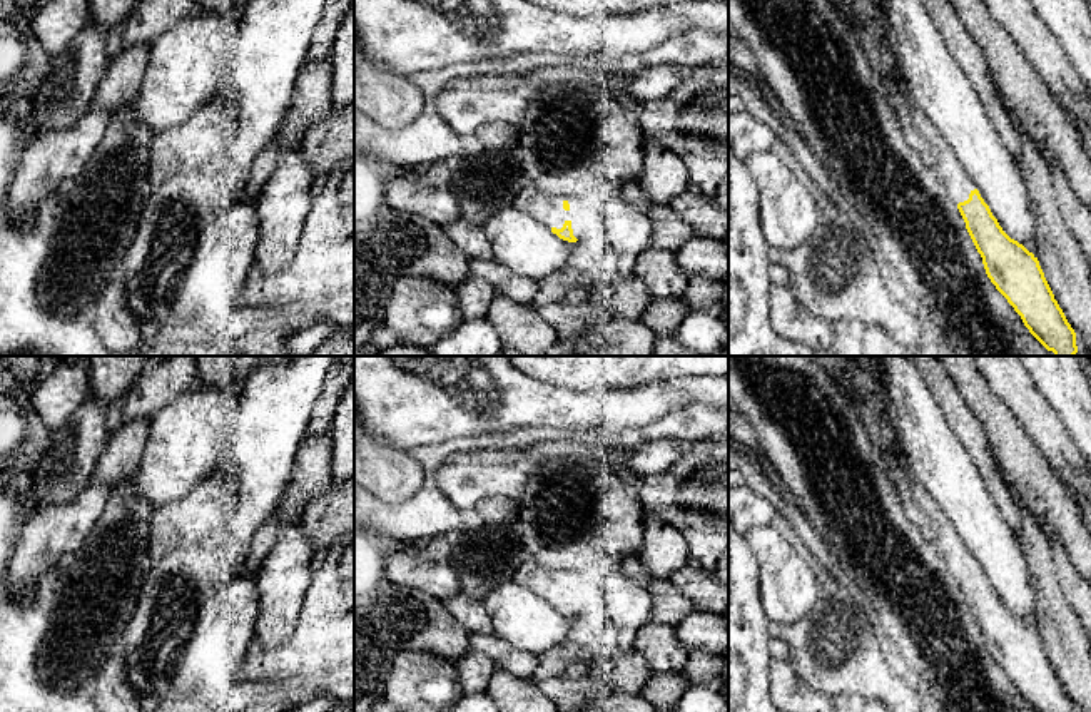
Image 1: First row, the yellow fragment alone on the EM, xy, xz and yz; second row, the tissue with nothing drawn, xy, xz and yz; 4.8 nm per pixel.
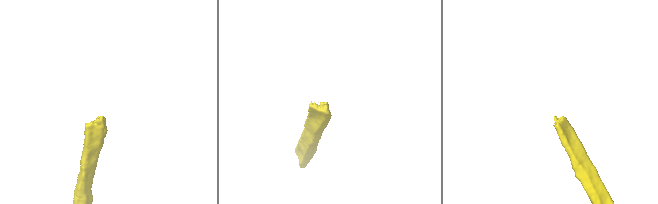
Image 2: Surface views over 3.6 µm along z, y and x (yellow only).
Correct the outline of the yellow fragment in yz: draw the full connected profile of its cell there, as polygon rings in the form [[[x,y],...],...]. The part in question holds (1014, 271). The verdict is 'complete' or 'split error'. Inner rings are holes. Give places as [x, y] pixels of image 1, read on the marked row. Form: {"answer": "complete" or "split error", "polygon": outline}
{"answer": "split error", "polygon": [[[869,0],[849,2],[855,15],[852,32],[882,80],[907,142],[957,206],[987,277],[1048,351],[1074,356],[1076,333],[1054,299],[1038,257],[1002,231],[936,125],[914,104],[907,82],[897,75],[899,58],[885,15]]]}

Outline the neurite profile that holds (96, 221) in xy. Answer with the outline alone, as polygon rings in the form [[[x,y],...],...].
[[[135,102],[117,109],[79,179],[55,206],[52,247],[40,272],[43,303],[55,314],[74,316],[85,301],[92,313],[102,287],[122,266],[149,196],[152,140],[154,134],[135,117]]]

